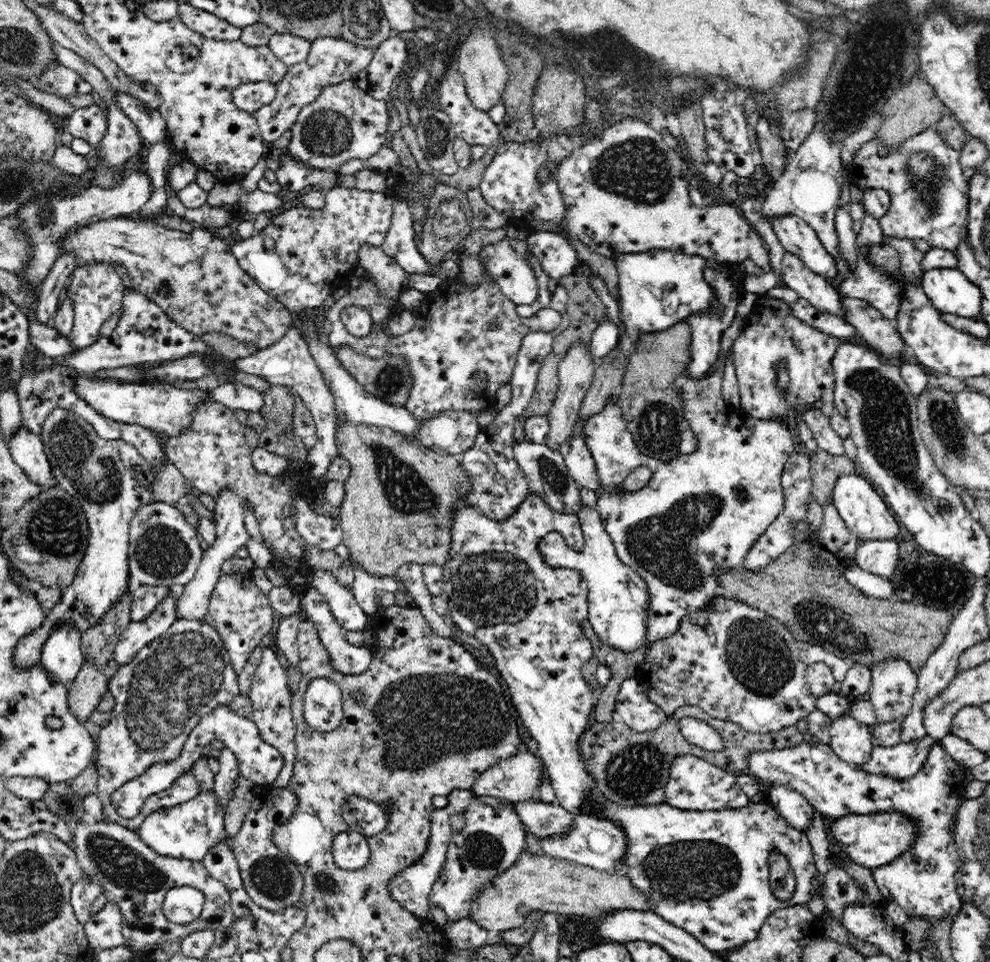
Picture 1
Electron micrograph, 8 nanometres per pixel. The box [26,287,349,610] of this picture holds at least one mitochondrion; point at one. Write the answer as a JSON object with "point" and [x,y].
{"point":[95,479]}

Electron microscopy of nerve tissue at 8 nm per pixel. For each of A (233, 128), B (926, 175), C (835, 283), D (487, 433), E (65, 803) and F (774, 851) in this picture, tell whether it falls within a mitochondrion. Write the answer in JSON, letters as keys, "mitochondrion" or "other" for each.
{"A":"other","B":"mitochondrion","C":"other","D":"other","E":"mitochondrion","F":"other"}

